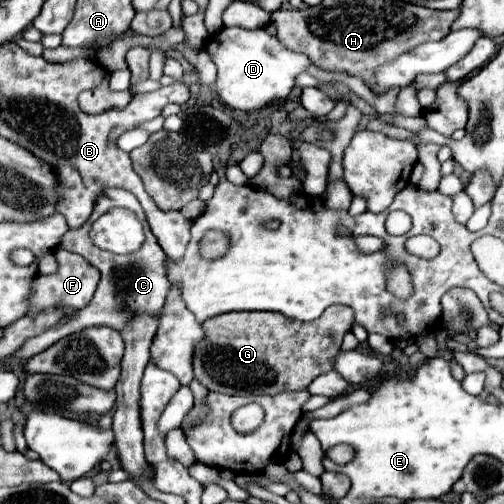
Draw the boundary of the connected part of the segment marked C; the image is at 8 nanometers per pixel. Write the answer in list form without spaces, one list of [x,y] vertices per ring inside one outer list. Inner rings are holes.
[[[108,188],[108,190],[104,190],[104,194],[98,198],[98,202],[96,202],[96,206],[94,206],[92,216],[84,222],[84,226],[80,226],[80,228],[76,228],[76,230],[68,230],[68,232],[60,238],[58,248],[70,250],[70,252],[76,252],[76,254],[84,256],[92,266],[96,266],[98,270],[102,270],[102,280],[100,280],[100,284],[98,284],[98,290],[96,290],[92,302],[90,302],[86,308],[68,314],[68,316],[66,316],[64,320],[60,320],[60,324],[56,324],[54,328],[42,332],[40,336],[34,336],[34,338],[26,340],[26,342],[22,344],[22,348],[14,354],[14,358],[18,358],[18,360],[32,358],[34,354],[38,354],[38,352],[50,348],[52,344],[56,344],[60,338],[70,336],[70,334],[80,332],[80,330],[90,328],[90,326],[110,326],[110,328],[114,328],[114,330],[122,330],[122,328],[128,324],[128,320],[132,320],[134,314],[144,312],[144,314],[154,316],[154,318],[160,314],[160,310],[162,310],[162,306],[164,306],[164,302],[166,302],[166,294],[168,294],[168,290],[170,290],[170,280],[168,280],[168,272],[166,272],[166,254],[164,254],[164,250],[160,248],[160,244],[156,242],[154,234],[150,232],[150,226],[148,226],[148,222],[146,222],[146,216],[144,216],[144,212],[142,212],[140,202],[138,202],[136,196],[132,196],[130,192],[120,190],[120,188]],[[114,206],[132,210],[132,212],[136,214],[136,218],[138,218],[138,220],[142,222],[142,226],[144,226],[146,240],[144,240],[142,248],[136,252],[136,256],[116,256],[116,254],[110,254],[110,252],[100,252],[100,250],[90,242],[88,232],[90,232],[92,222],[94,222],[100,214],[108,212],[108,210],[114,208]]]

